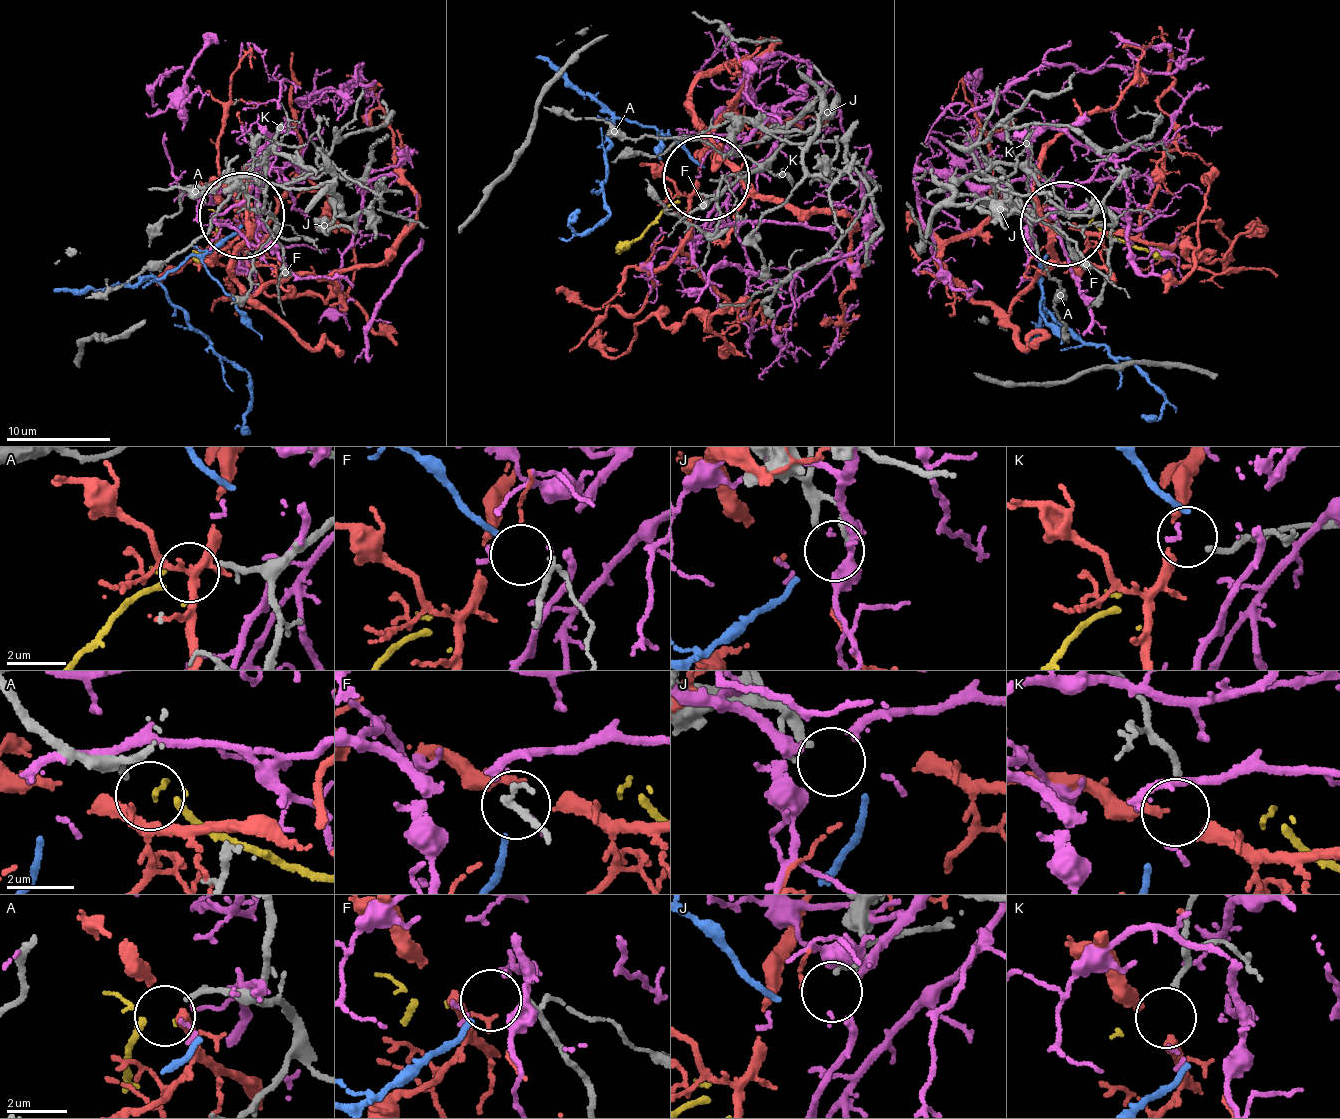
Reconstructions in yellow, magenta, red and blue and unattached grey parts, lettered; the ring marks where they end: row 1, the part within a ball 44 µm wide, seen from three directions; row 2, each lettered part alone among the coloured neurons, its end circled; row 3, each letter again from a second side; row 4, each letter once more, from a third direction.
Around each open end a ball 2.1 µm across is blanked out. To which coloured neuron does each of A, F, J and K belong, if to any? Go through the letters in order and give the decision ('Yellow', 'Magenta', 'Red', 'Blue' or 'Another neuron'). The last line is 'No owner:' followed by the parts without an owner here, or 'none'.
A: Yellow
F: Blue
J: Another neuron
K: Red
No owner: J

